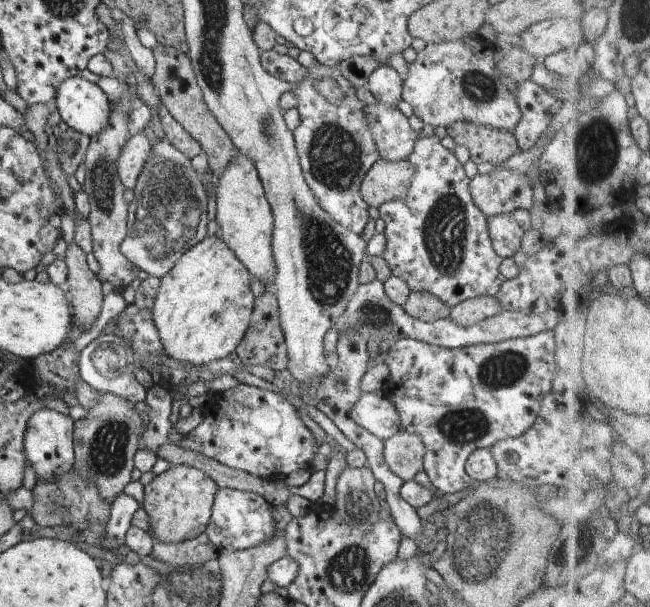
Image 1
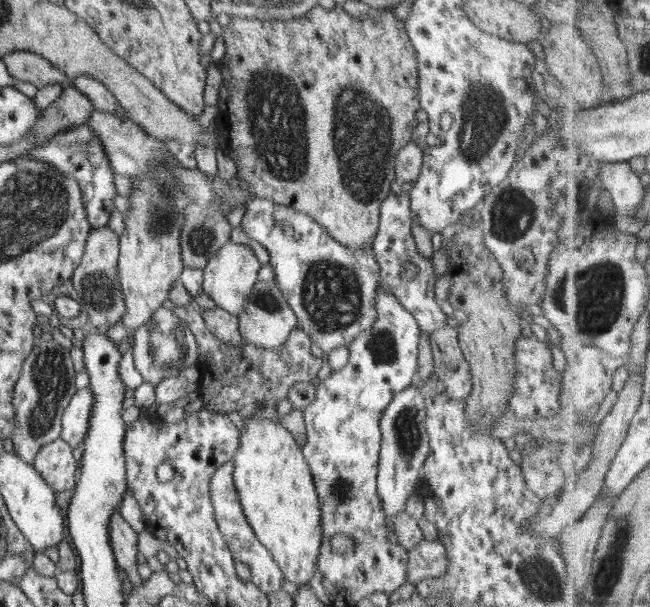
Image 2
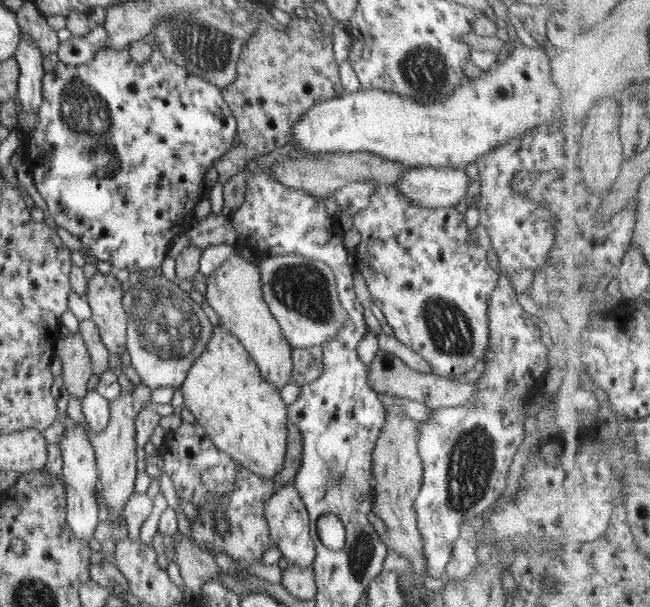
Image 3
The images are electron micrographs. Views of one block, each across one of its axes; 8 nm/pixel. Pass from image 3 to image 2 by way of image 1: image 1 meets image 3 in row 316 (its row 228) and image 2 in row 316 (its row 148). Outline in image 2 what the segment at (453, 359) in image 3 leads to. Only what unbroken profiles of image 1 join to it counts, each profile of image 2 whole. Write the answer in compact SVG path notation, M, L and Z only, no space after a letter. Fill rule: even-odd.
M404 191L400 194L390 193L389 196L382 202L379 226L377 235L374 238L372 248L374 250L374 257L380 265L380 280L379 284L383 287L385 292L391 292L397 298L408 313L416 319L420 326L420 331L434 333L436 330L448 327L446 323L446 314L440 309L440 305L436 301L436 294L434 293L434 284L436 277L434 277L434 266L431 260L426 260L420 254L410 228L412 227L412 210L410 210L410 196ZM410 262L416 264L420 268L419 273L412 281L406 281L400 276L403 272L402 264Z

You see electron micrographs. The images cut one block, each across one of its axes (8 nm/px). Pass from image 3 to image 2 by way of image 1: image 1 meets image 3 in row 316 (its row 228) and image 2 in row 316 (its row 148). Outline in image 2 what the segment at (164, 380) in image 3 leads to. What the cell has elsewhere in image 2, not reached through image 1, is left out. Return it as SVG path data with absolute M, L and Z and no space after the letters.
M160 307L148 322L133 335L133 361L144 383L157 385L166 378L180 374L181 370L198 362L199 350L195 335L188 326L168 308Z

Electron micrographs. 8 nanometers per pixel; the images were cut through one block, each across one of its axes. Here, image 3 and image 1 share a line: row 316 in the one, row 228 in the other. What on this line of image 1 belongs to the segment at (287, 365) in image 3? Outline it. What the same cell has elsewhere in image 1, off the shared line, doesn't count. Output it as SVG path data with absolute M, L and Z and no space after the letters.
M236 149L234 158L224 168L224 172L216 180L216 226L218 238L241 264L253 274L260 283L272 285L276 266L272 258L272 232L274 231L274 218L272 210L266 200L263 186L260 182L257 169L252 160Z

